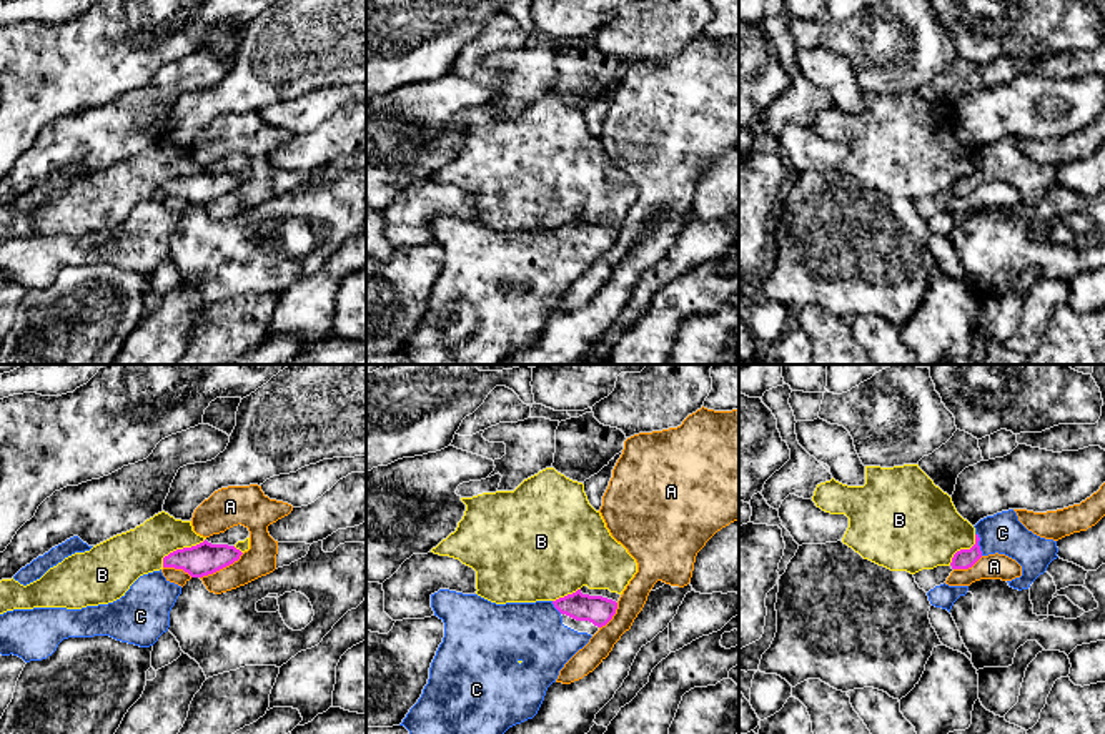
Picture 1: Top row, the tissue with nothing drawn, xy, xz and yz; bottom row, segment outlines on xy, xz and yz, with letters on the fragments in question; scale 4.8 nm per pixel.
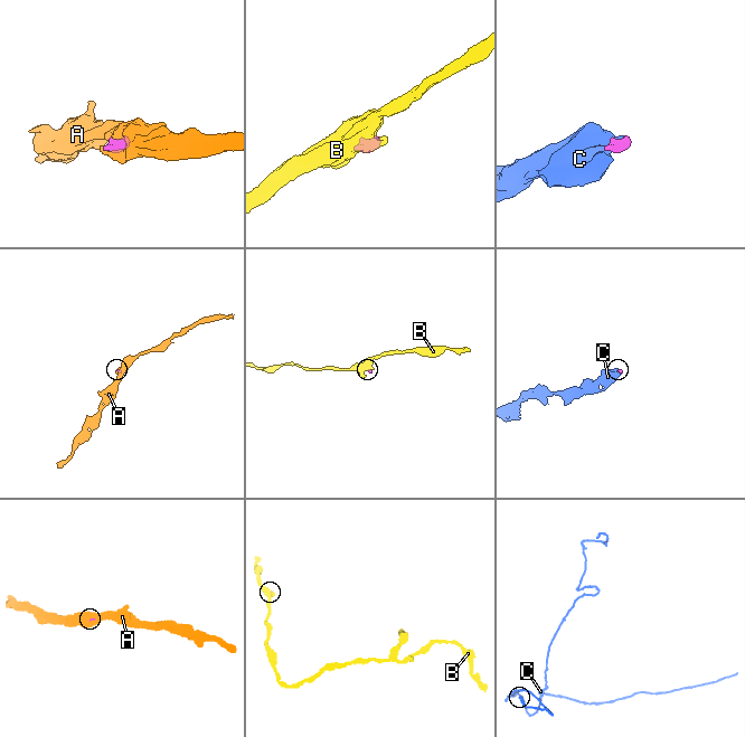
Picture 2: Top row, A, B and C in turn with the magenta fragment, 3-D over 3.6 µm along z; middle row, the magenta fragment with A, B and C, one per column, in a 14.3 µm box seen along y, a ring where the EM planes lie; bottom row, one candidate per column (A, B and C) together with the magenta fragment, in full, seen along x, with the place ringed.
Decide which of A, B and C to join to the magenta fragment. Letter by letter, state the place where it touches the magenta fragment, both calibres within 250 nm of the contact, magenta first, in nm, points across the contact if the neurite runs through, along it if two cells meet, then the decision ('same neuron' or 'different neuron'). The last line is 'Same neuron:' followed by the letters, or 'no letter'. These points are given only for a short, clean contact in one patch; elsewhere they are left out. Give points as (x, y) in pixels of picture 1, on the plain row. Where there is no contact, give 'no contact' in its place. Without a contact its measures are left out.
A: meets magenta in xy at (222, 195); 160 nm thick on the magenta side, 160 nm on the other; different neuron
B: meets magenta in xy at (180, 177); 160 nm thick on the magenta side, 220 nm on the other; border along xy (205, 165), (195, 172), (170, 178), (163, 185), (162, 193); different neuron
C: meets magenta in yz at (977, 172); 100 nm thick on the magenta side, 200 nm on the other; same neuron
Same neuron: C

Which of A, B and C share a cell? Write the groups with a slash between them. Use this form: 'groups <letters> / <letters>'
groups A / B / C

